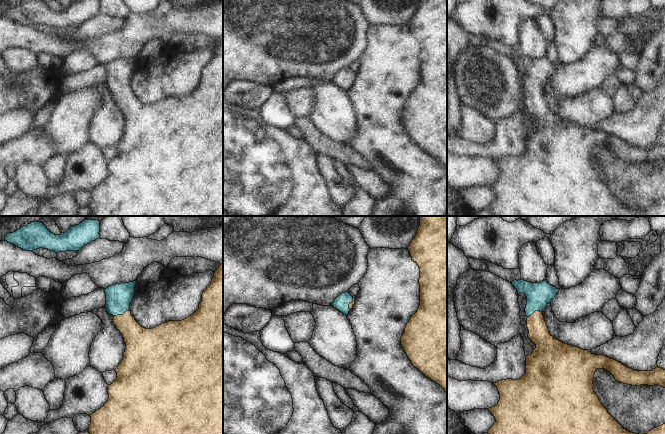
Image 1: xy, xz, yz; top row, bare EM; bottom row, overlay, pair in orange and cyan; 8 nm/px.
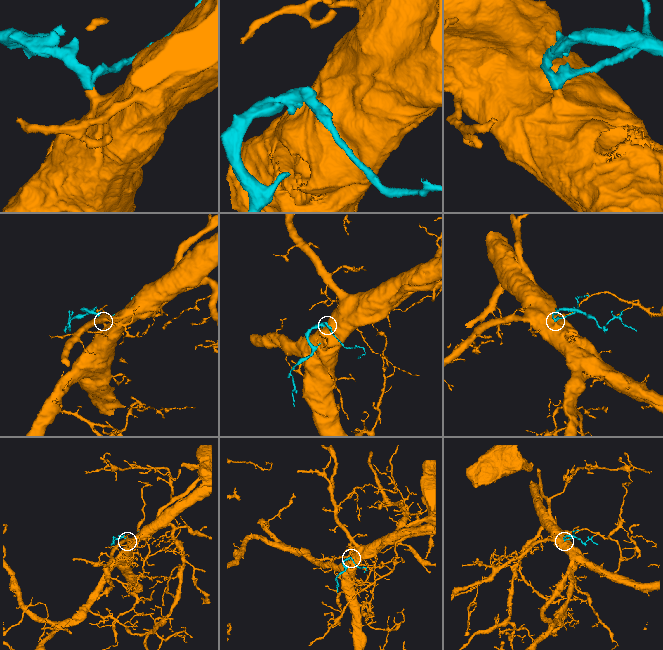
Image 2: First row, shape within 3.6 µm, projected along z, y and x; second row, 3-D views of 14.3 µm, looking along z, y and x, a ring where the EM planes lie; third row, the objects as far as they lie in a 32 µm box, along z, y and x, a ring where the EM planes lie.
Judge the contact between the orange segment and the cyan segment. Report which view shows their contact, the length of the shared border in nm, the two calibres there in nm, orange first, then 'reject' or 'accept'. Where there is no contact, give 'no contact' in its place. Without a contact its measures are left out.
contact in xy; length 140 nm; calibres 220 and 200 nm; accept

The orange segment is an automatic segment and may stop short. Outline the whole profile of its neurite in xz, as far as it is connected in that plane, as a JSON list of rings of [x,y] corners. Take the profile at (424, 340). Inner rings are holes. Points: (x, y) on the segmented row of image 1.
[[[420,216],[417,234],[408,250],[420,268],[420,306],[406,325],[401,345],[413,366],[447,392],[447,216]]]

